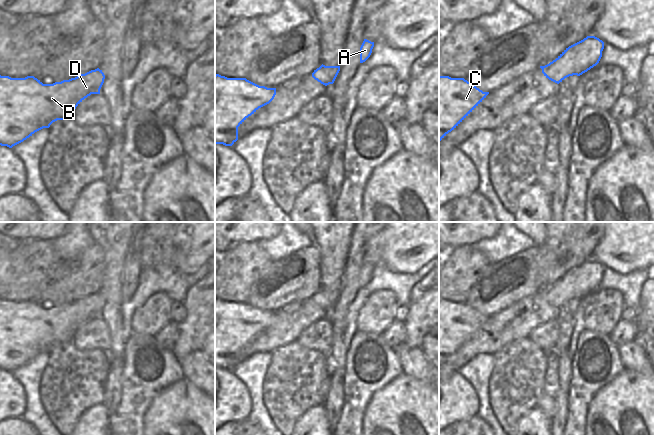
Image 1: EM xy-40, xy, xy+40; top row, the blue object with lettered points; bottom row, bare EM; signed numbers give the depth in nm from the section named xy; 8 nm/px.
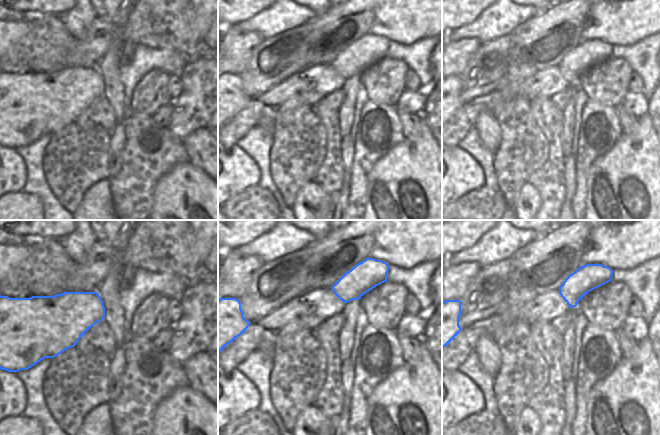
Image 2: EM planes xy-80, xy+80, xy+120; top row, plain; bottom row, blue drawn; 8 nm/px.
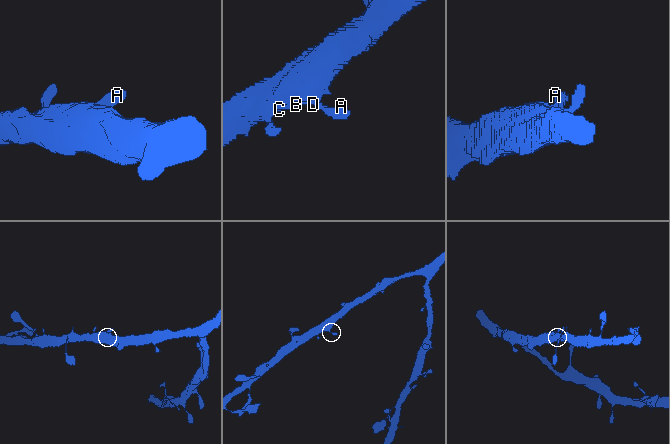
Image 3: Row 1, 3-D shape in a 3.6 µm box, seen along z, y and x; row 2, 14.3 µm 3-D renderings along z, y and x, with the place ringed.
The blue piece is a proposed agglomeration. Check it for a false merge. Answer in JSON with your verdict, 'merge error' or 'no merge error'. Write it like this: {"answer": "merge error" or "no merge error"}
{"answer": "no merge error"}

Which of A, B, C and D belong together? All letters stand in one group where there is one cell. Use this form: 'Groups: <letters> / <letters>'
Groups: A B C D

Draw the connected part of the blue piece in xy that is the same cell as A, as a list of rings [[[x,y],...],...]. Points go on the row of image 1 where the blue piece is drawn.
[[[364,39],[360,47],[360,63],[365,62],[370,57],[373,47],[374,42]]]

